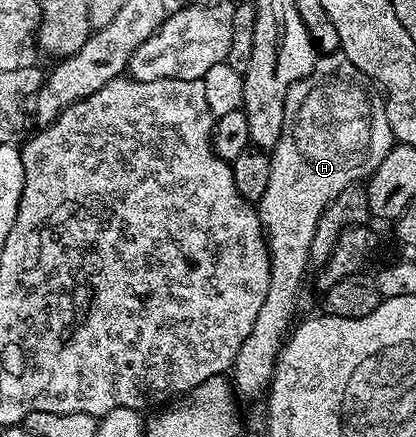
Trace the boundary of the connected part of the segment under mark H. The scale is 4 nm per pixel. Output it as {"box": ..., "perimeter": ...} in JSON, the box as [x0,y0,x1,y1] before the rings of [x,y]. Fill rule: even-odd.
{"box":[230,51,394,398],"perimeter":[[[337,51],[317,56],[309,73],[286,91],[282,131],[278,135],[278,143],[270,151],[270,183],[266,186],[266,195],[262,195],[258,203],[260,221],[268,239],[270,287],[266,291],[266,303],[262,303],[262,311],[258,311],[258,319],[254,319],[254,327],[246,343],[242,343],[230,370],[230,380],[241,398],[256,397],[260,392],[261,396],[271,386],[276,356],[294,325],[292,316],[296,313],[296,299],[304,283],[304,268],[310,265],[310,239],[314,239],[314,227],[318,227],[322,211],[326,211],[328,204],[343,189],[371,177],[378,163],[382,163],[392,150],[394,138],[388,116],[383,107],[368,109],[368,88],[370,85],[364,74],[350,63],[350,59],[346,59],[344,53]]]}

